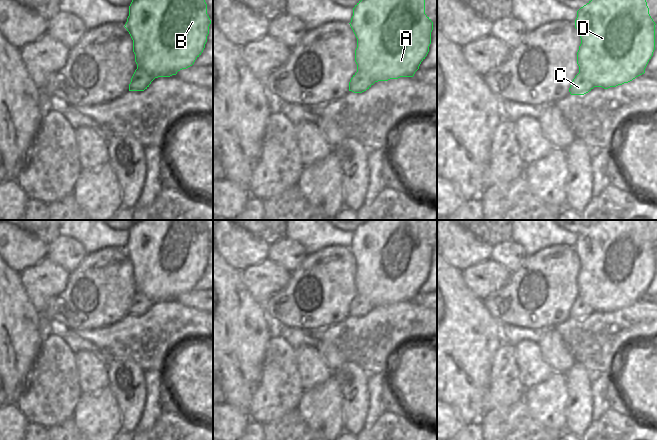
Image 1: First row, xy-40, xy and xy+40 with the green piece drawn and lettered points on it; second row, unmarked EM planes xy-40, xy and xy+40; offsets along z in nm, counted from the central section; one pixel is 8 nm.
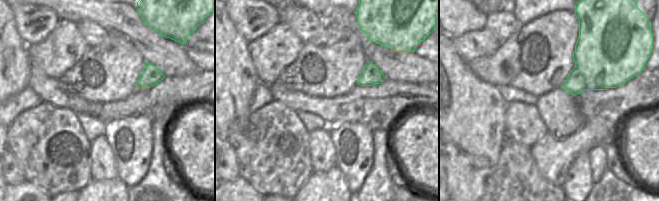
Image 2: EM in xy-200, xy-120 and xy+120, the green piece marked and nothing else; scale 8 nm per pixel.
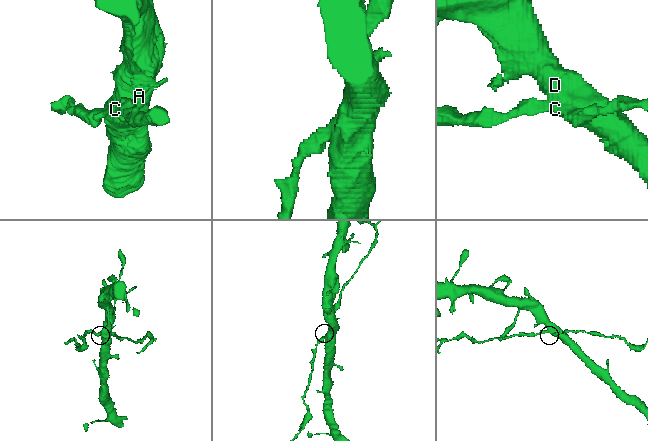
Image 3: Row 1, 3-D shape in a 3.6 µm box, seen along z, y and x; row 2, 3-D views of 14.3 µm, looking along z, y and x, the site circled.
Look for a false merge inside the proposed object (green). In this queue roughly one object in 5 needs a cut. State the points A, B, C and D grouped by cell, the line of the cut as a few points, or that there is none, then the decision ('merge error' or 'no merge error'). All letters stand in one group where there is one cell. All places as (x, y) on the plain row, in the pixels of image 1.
groups A B D / C; cut xy-40 (137, 292), (145, 294), (154, 302); merge error

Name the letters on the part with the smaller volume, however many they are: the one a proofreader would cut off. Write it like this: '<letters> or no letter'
C

